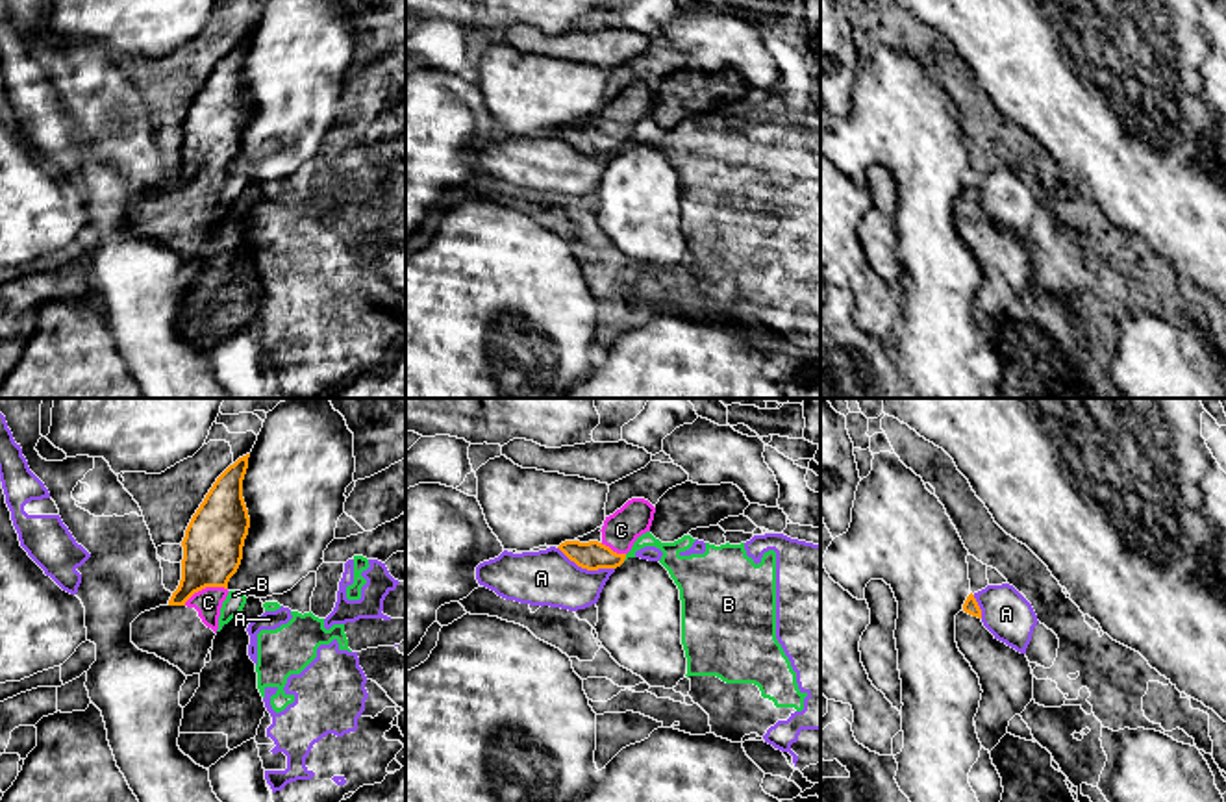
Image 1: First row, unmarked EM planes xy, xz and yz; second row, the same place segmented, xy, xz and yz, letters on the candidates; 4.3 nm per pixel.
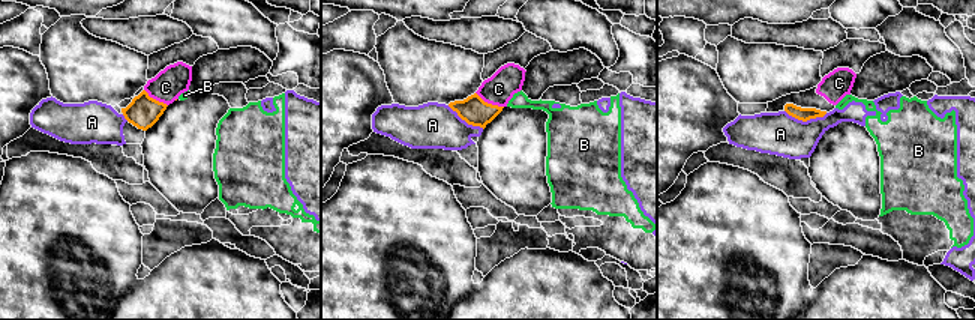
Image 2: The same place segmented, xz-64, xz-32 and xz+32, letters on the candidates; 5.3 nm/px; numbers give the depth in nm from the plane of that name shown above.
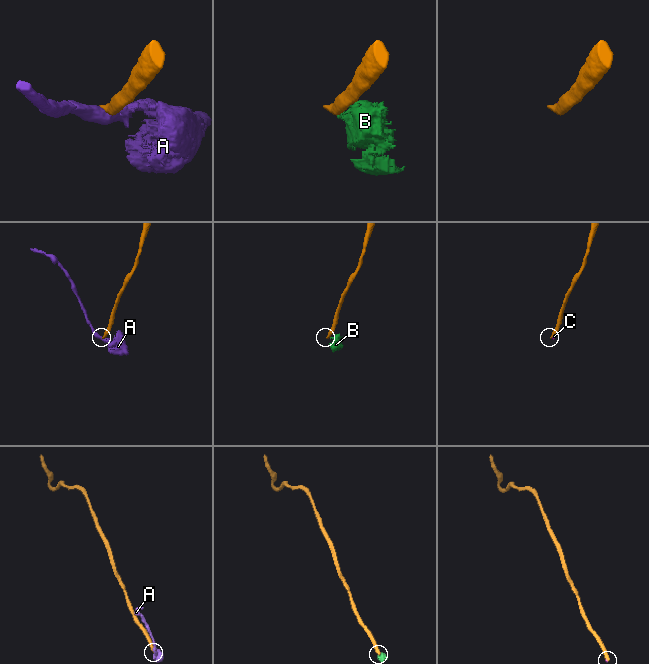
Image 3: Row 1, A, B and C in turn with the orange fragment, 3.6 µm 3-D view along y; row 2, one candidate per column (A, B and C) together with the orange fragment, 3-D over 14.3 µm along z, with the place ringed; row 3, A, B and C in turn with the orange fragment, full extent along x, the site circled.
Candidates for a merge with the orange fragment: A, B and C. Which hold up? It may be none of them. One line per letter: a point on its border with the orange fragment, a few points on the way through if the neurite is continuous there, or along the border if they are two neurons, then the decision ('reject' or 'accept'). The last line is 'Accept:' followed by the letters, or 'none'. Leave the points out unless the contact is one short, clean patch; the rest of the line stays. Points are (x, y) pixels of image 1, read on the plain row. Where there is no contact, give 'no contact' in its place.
A: meets orange in xz at (586, 152); border along xz (558, 132), (582, 152), (613, 154); reject
B: meets orange in xz at (625, 143); border along xz (626, 139), (623, 145); reject
C: meets orange in xy at (204, 173); accept
Accept: C

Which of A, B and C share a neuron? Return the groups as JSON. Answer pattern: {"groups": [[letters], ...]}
{"groups": [["A", "B"], ["C"]]}

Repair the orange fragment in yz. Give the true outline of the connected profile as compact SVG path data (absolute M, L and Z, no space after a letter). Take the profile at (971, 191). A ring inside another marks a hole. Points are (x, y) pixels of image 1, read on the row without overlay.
M970 178L956 200L956 228L980 263L982 285L974 302L985 335L1007 319L1009 306L1033 283L1033 259L1026 239L998 226L982 207L982 194Z

